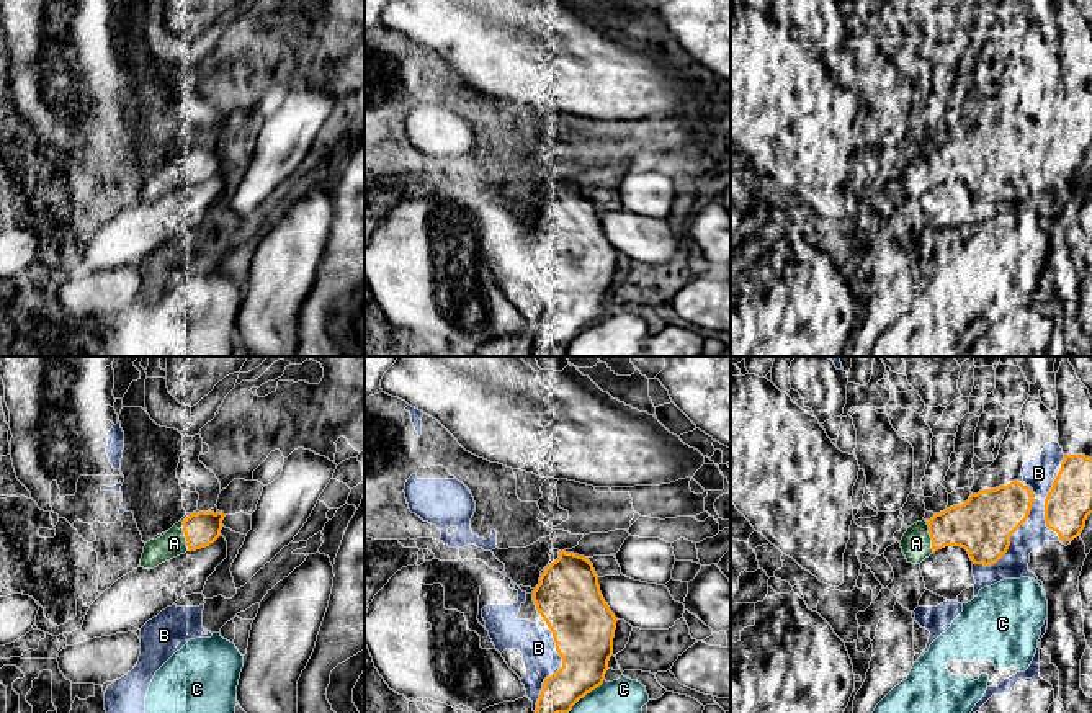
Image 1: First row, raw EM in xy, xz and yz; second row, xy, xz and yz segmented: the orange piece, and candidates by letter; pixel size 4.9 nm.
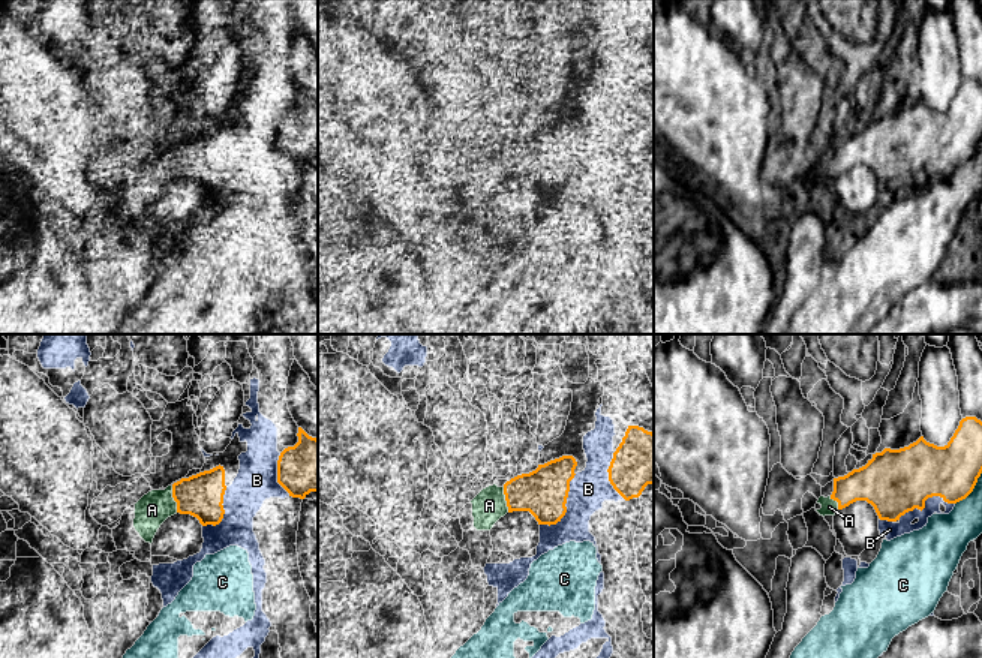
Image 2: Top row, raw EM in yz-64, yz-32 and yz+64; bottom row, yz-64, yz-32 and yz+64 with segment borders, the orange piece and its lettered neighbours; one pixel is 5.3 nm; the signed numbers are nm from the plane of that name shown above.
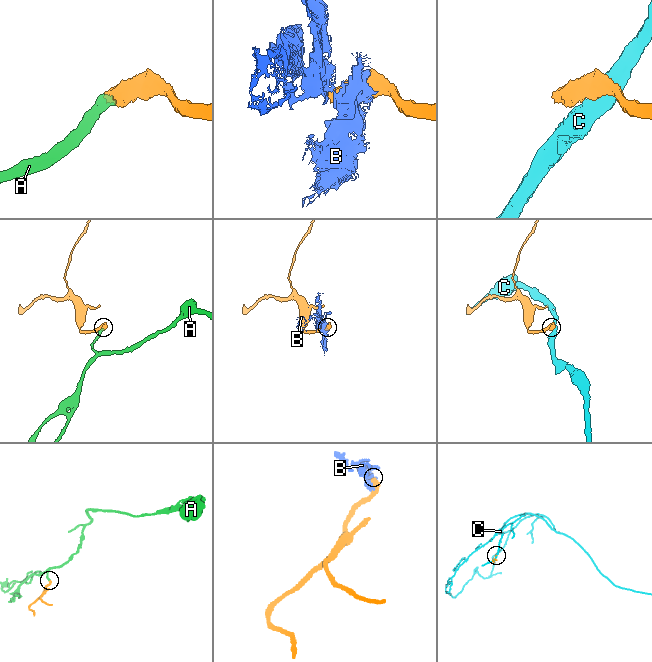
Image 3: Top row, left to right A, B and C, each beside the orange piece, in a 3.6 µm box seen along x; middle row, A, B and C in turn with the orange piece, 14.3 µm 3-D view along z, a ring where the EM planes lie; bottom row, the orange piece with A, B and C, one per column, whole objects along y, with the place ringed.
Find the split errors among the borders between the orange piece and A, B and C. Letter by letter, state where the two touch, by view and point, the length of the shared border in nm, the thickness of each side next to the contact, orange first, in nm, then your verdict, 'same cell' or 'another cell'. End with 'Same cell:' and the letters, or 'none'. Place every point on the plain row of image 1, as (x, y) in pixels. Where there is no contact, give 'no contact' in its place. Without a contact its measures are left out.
A: contact yz (930, 170); length 170 nm; calibres 280 and 150 nm; same cell
B: contact yz (1009, 175); length 460 nm; calibres 300 and 140 nm; another cell
C: contact xz (586, 327); length 260 nm; calibres 280 and 320 nm; another cell
Same cell: A

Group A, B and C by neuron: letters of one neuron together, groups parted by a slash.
A / B / C

